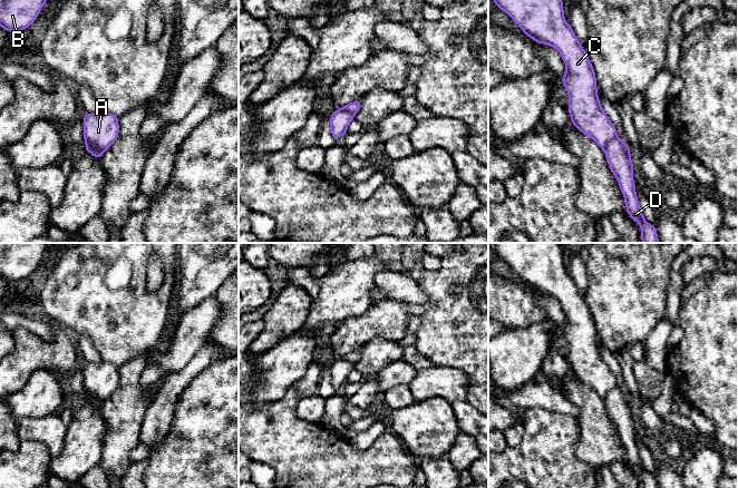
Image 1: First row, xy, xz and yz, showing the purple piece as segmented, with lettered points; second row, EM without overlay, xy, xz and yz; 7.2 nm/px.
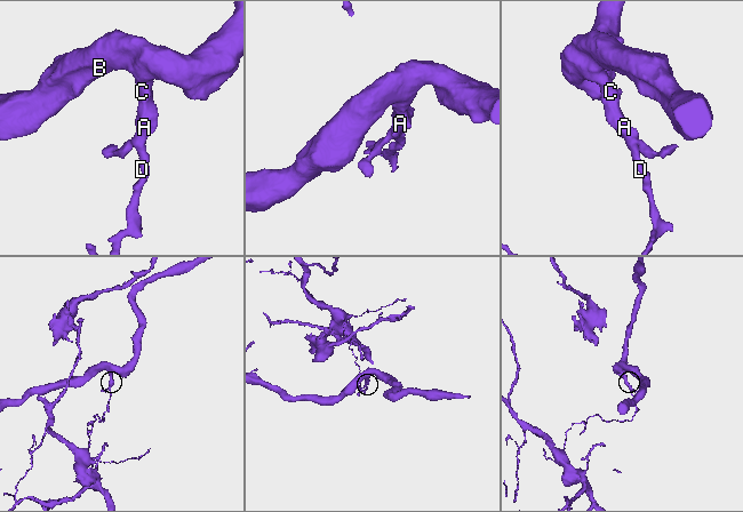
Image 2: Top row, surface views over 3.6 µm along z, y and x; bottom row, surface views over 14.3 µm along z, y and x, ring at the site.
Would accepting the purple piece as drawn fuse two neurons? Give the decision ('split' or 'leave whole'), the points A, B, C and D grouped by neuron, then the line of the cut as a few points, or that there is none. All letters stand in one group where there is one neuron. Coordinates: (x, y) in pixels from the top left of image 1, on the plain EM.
split; A B C / D; cut in xy along (85, 390), (96, 396), (103, 402)

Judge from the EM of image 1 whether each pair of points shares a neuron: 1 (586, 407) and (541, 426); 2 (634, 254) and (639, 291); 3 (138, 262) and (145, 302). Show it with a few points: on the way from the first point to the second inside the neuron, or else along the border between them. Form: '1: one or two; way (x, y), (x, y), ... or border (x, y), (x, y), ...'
1: two; border (576, 419), (578, 443), (575, 446)
2: one; way (634, 263), (634, 282)
3: one; way (138, 272), (138, 292)

